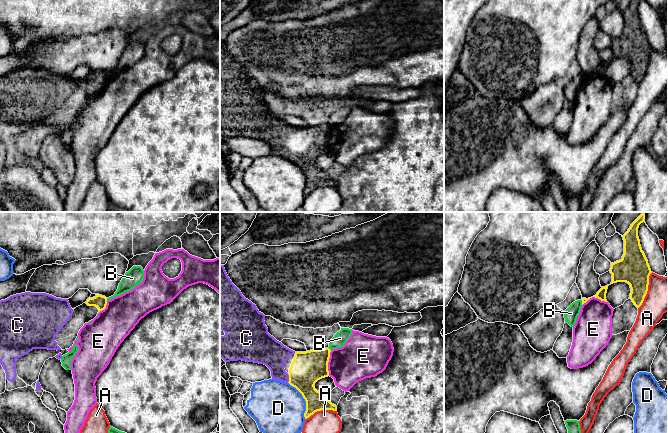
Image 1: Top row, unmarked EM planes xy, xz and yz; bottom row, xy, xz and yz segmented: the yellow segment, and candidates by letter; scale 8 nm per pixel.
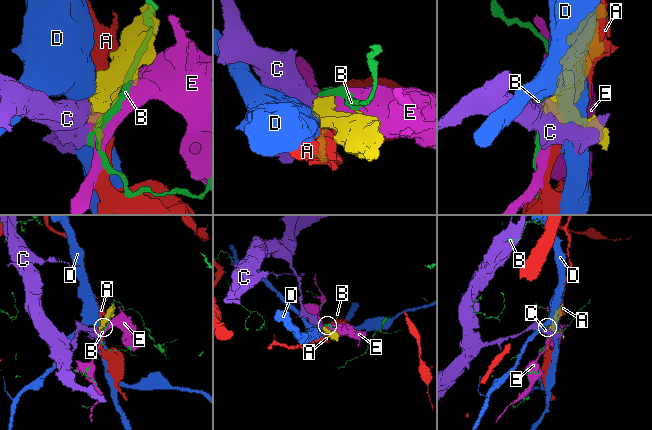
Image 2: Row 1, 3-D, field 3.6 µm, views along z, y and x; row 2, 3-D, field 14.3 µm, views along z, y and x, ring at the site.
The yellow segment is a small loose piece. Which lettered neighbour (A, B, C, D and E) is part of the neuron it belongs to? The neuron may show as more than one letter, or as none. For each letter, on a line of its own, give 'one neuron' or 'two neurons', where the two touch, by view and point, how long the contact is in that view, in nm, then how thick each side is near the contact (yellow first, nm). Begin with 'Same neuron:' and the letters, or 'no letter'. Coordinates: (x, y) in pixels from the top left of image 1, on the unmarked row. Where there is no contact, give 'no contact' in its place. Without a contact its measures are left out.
Same neuron: C
A: two neurons; contact yz (647, 66); length 320 nm; calibres 240 and 280 nm
B: two neurons; contact xy (106, 75); length 30 nm; calibres 110 and 130 nm
C: one neuron; contact xz (289, 154); length 80 nm; calibres 260 and 220 nm
D: two neurons; contact xz (305, 176); length 340 nm; calibres 260 and 420 nm
E: two neurons; contact xz (327, 139); length 200 nm; calibres 260 and 320 nm

